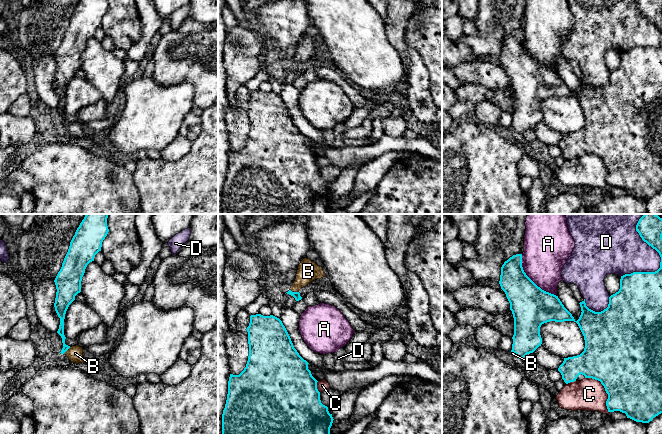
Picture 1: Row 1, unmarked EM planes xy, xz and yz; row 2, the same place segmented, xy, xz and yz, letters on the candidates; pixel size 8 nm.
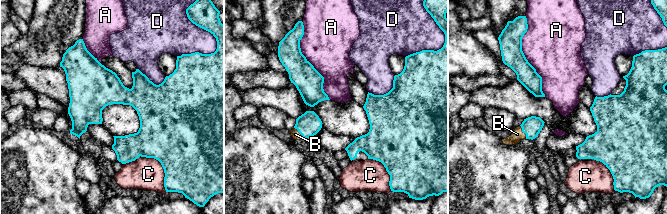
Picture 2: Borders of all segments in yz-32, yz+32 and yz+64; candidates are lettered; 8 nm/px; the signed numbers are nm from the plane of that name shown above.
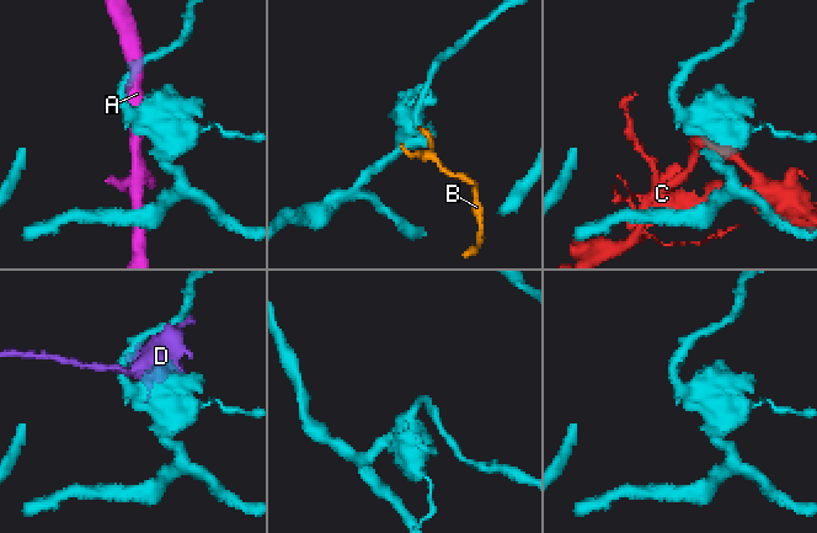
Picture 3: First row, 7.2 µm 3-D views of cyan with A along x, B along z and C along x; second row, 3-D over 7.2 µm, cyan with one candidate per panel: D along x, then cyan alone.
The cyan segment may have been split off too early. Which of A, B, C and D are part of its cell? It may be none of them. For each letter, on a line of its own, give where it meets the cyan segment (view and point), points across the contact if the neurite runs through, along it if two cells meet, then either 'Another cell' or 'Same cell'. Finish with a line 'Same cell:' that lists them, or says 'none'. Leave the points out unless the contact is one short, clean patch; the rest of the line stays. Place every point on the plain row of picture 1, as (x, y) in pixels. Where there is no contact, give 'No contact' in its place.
A: Touches cyan at yz (531, 56). Another cell
B: Touches cyan at xz (294, 68). Path across: xz (296, 71), (294, 68), (295, 63), (308, 47). Same cell
C: Touches cyan at yz (605, 166). Another cell
D: Touches cyan at yz (660, 40). Another cell
Same cell: B

